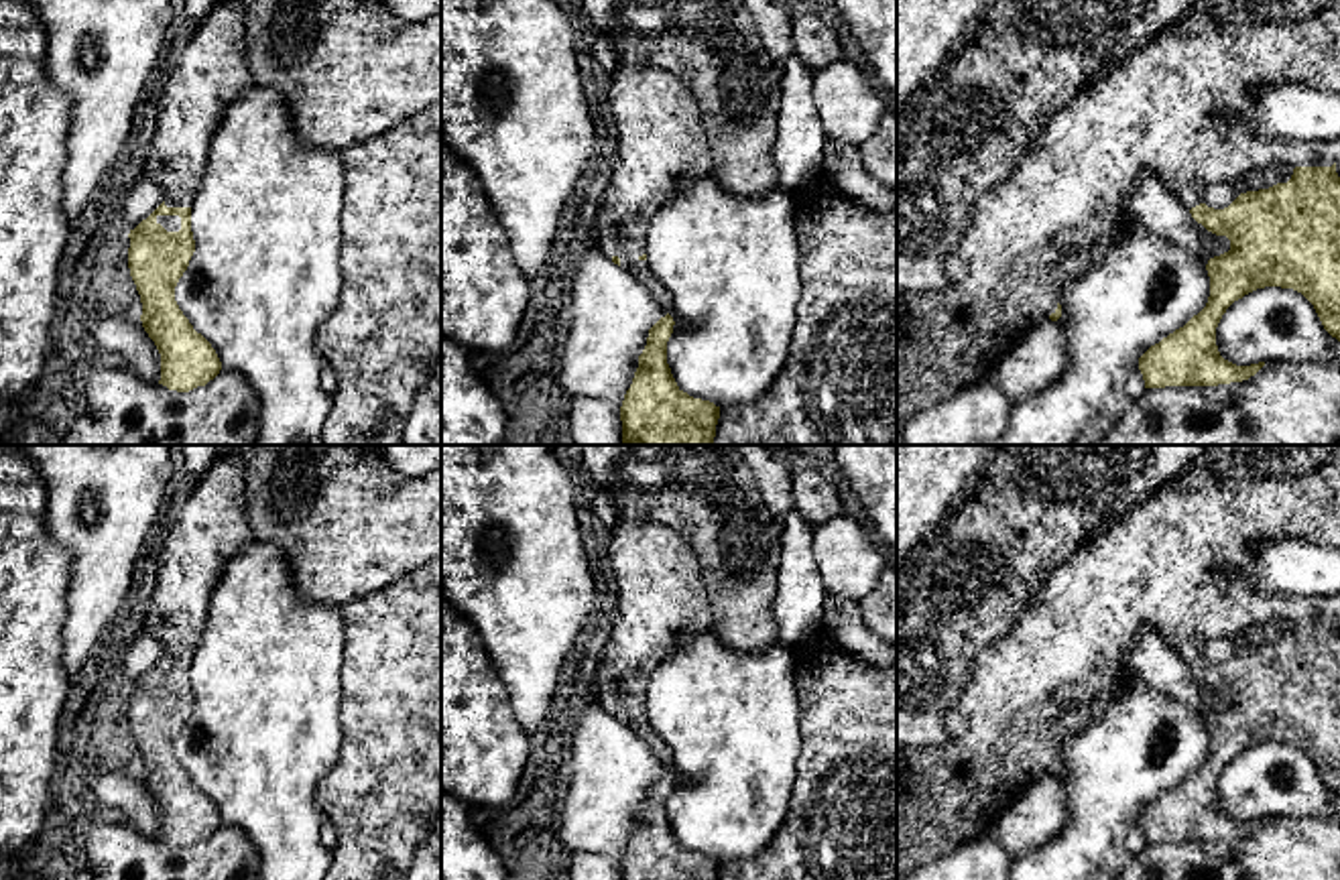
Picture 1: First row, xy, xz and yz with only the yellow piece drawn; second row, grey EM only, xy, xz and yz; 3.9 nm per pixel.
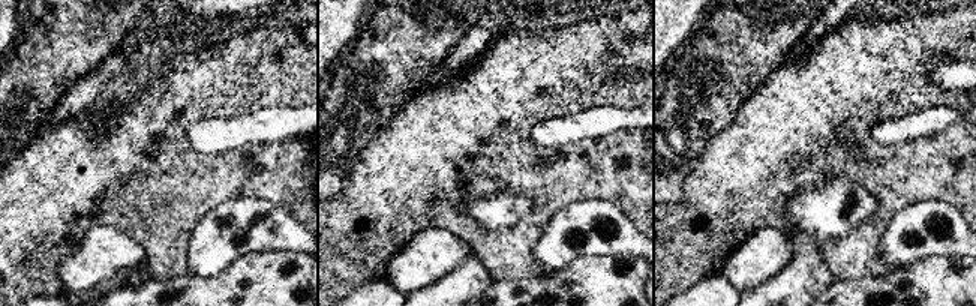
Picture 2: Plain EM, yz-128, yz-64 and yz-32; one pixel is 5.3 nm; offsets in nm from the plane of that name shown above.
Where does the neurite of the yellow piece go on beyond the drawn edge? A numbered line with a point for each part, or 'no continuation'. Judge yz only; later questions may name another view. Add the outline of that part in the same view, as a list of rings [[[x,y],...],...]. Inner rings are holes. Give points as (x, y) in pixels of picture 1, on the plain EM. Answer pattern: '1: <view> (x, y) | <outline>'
1: yz (1182, 559) | [[[1340,453],[1314,463],[1307,474],[1224,478],[1198,463],[1181,478],[1161,484],[1124,514],[1108,516],[1047,581],[1013,628],[982,648],[970,677],[946,713],[948,742],[901,750],[897,768],[897,880],[907,880],[929,860],[990,833],[994,819],[1031,782],[1049,774],[1065,736],[1102,717],[1114,703],[1122,658],[1143,628],[1157,630],[1187,663],[1214,636],[1238,636],[1269,622],[1332,622],[1340,614],[1340,591],[1324,598],[1289,598],[1255,587],[1255,549],[1277,539],[1309,539],[1340,549]]]

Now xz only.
1: xz (663, 606) | [[[618,516],[610,532],[608,563],[618,608],[600,656],[592,703],[620,713],[620,724],[667,762],[669,750],[641,711],[655,669],[710,630],[712,610],[699,559],[667,526]]]

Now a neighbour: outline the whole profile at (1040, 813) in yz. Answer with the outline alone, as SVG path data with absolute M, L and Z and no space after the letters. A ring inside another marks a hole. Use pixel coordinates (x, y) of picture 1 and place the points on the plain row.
M1055 776L1029 784L1011 807L1000 813L990 833L1015 860L1021 854L1033 852L1057 837L1068 823L1068 795Z

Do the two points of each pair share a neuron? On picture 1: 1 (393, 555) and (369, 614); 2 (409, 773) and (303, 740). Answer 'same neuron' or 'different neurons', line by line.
1: different neurons
2: different neurons

